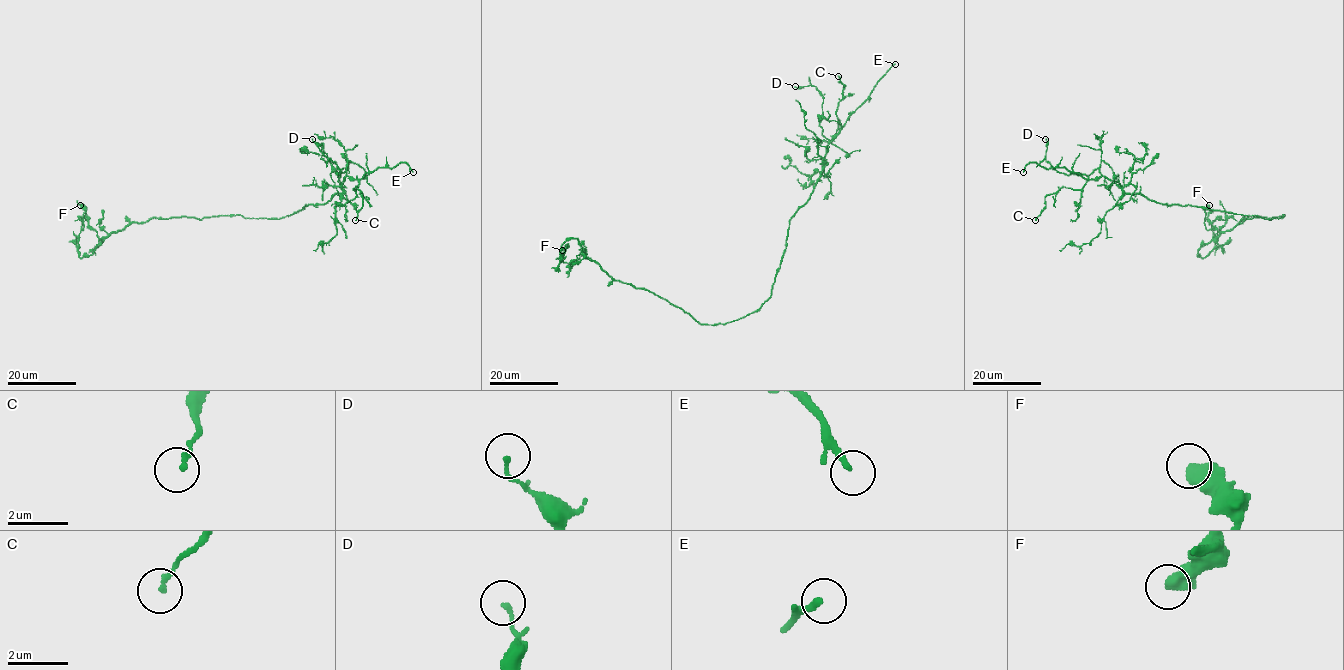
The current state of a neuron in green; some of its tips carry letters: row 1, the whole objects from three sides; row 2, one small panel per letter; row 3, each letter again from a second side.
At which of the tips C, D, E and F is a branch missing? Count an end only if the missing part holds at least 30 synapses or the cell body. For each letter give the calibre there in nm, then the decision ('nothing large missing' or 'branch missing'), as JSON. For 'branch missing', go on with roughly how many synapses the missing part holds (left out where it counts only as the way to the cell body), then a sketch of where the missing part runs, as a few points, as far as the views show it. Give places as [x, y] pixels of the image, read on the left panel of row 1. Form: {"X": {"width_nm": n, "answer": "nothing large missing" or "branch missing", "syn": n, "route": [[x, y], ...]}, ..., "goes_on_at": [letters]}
{"C": {"width_nm": 160, "answer": "nothing large missing"}, "D": {"width_nm": 120, "answer": "nothing large missing"}, "E": {"width_nm": 150, "answer": "branch missing", "route": [[413, 172], [415, 188], [407, 215], [381, 190], [346, 168], [335, 152], [325, 123], [315, 115]]}, "F": {"width_nm": 500, "answer": "nothing large missing"}, "goes_on_at": ["E"]}

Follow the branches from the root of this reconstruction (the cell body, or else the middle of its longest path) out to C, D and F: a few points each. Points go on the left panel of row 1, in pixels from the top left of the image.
C: (274, 218), (326, 203), (342, 192), (348, 176), (359, 181), (354, 189), (362, 198), (355, 220)
D: (274, 218), (306, 205), (323, 205), (342, 192), (346, 169), (338, 175), (341, 170), (312, 139)
F: (274, 218), (151, 217), (108, 234), (90, 255), (81, 258), (78, 235), (83, 229), (85, 210), (80, 205)

